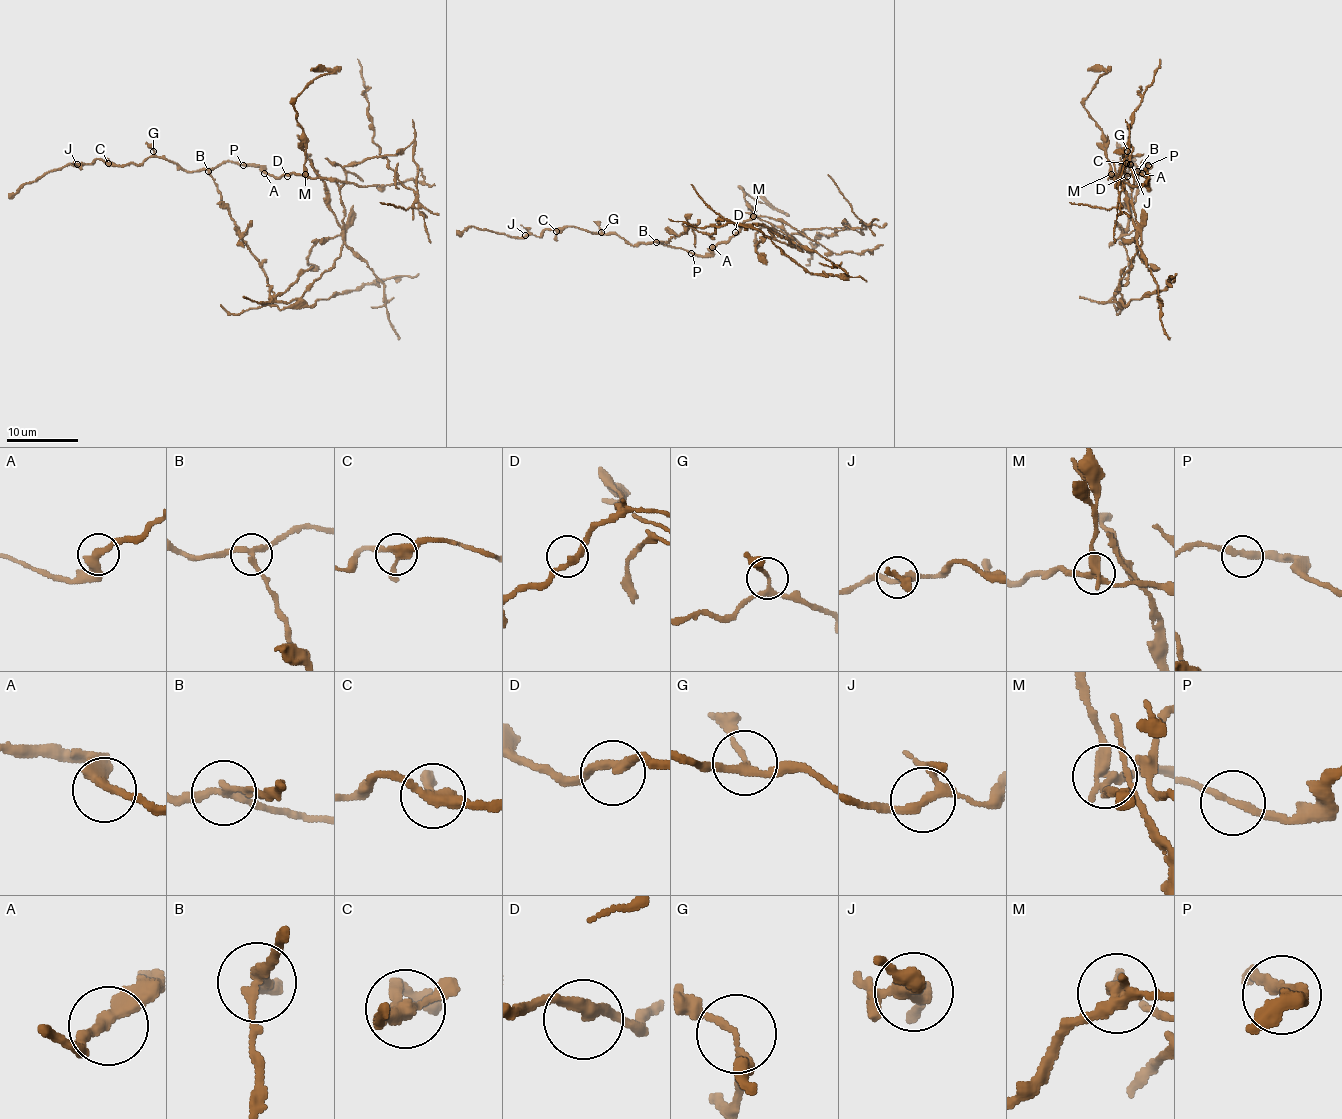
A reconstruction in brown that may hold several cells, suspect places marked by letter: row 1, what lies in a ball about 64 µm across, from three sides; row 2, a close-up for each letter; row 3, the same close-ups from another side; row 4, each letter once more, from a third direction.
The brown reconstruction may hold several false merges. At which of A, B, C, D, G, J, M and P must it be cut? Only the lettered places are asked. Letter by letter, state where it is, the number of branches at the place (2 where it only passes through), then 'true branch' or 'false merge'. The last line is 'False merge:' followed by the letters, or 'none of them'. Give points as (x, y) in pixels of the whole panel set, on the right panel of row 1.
A: at (1142, 173); 2 branches meet; true branch
B: at (1137, 171); 3 branches meet; false merge
C: at (1126, 163); 3 branches meet; true branch
D: at (1127, 176); 2 branches meet; true branch
G: at (1127, 151); 3 branches meet; true branch
J: at (1130, 164); 3 branches meet; true branch
M: at (1111, 174); 3 branches meet; false merge
P: at (1148, 165); 2 branches meet; true branch
False merge: B, M

